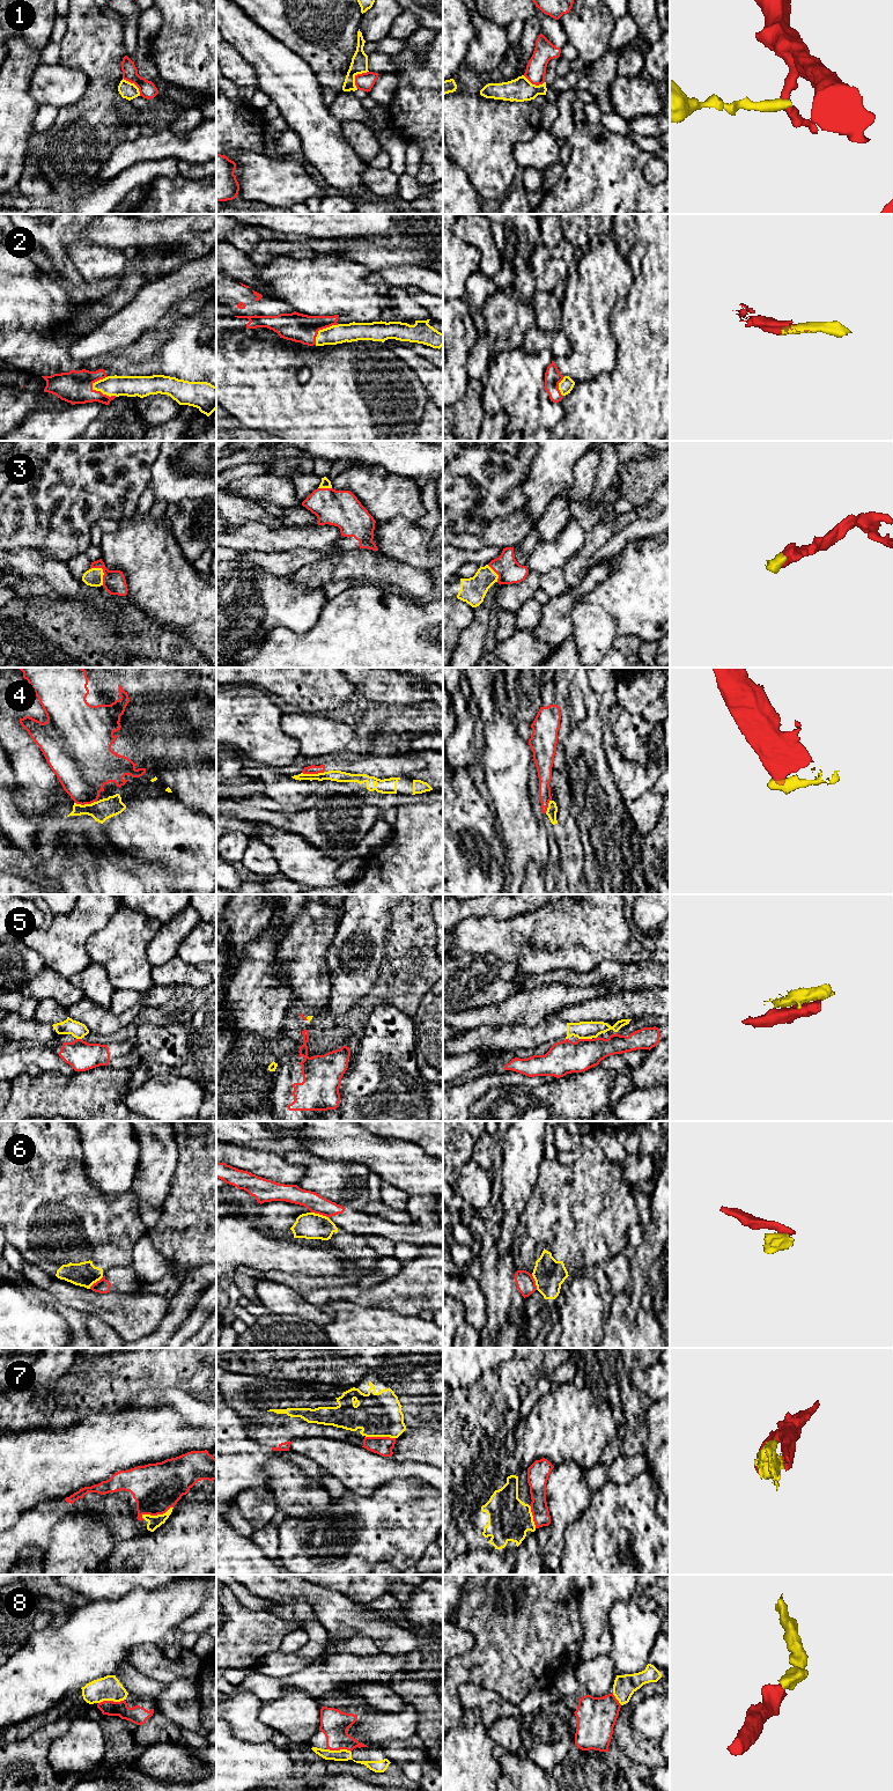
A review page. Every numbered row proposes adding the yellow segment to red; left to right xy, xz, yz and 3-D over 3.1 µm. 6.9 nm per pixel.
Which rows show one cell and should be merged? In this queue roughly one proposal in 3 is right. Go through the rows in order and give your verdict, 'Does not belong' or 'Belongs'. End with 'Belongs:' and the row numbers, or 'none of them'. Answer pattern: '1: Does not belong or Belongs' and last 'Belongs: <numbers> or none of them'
1: Does not belong
2: Belongs
3: Belongs
4: Does not belong
5: Does not belong
6: Does not belong
7: Belongs
8: Belongs
Belongs: 2, 3, 7, 8

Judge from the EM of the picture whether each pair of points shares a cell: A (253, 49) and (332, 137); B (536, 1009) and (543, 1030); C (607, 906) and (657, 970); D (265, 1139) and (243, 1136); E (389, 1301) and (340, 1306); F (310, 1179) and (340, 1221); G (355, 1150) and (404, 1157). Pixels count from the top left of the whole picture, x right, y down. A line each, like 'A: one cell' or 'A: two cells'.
A: one cell
B: two cells
C: two cells
D: one cell
E: two cells
F: two cells
G: one cell

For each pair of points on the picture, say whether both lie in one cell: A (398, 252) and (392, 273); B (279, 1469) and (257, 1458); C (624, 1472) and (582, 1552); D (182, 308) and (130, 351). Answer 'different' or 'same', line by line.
A: different
B: different
C: different
D: different

